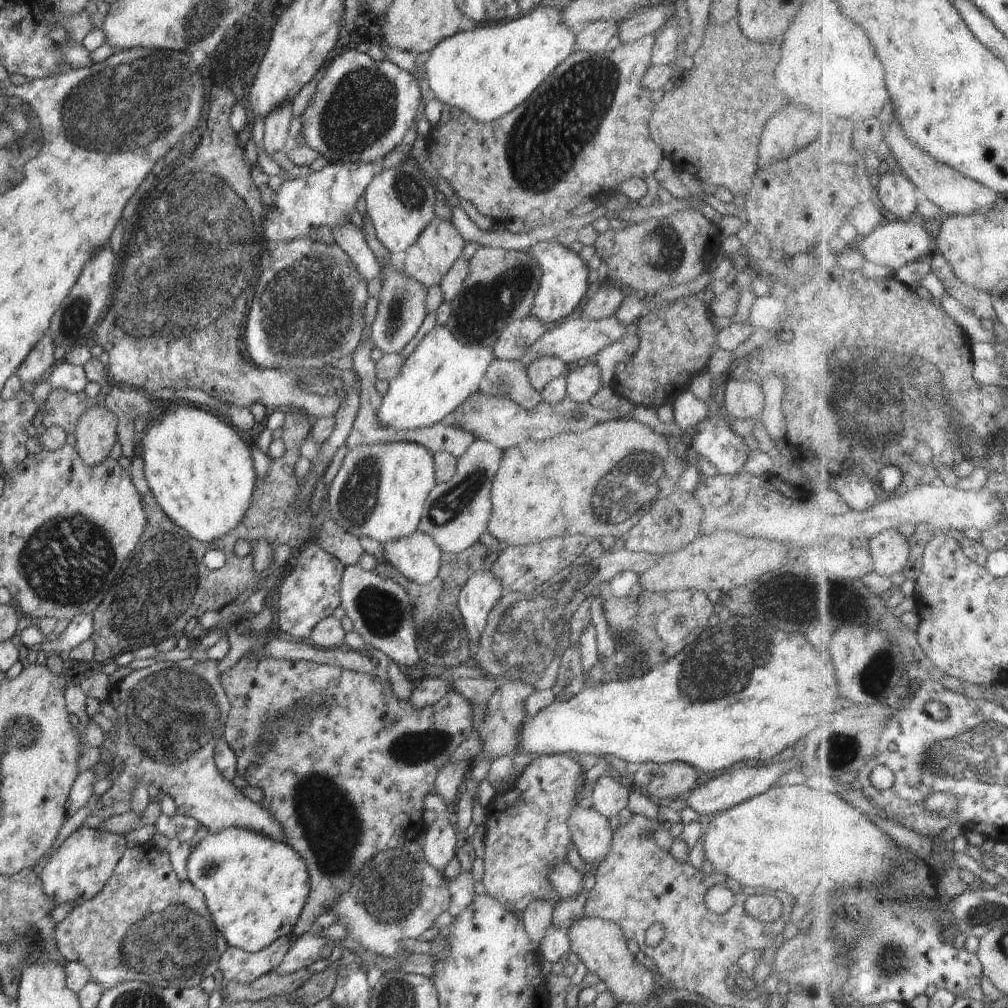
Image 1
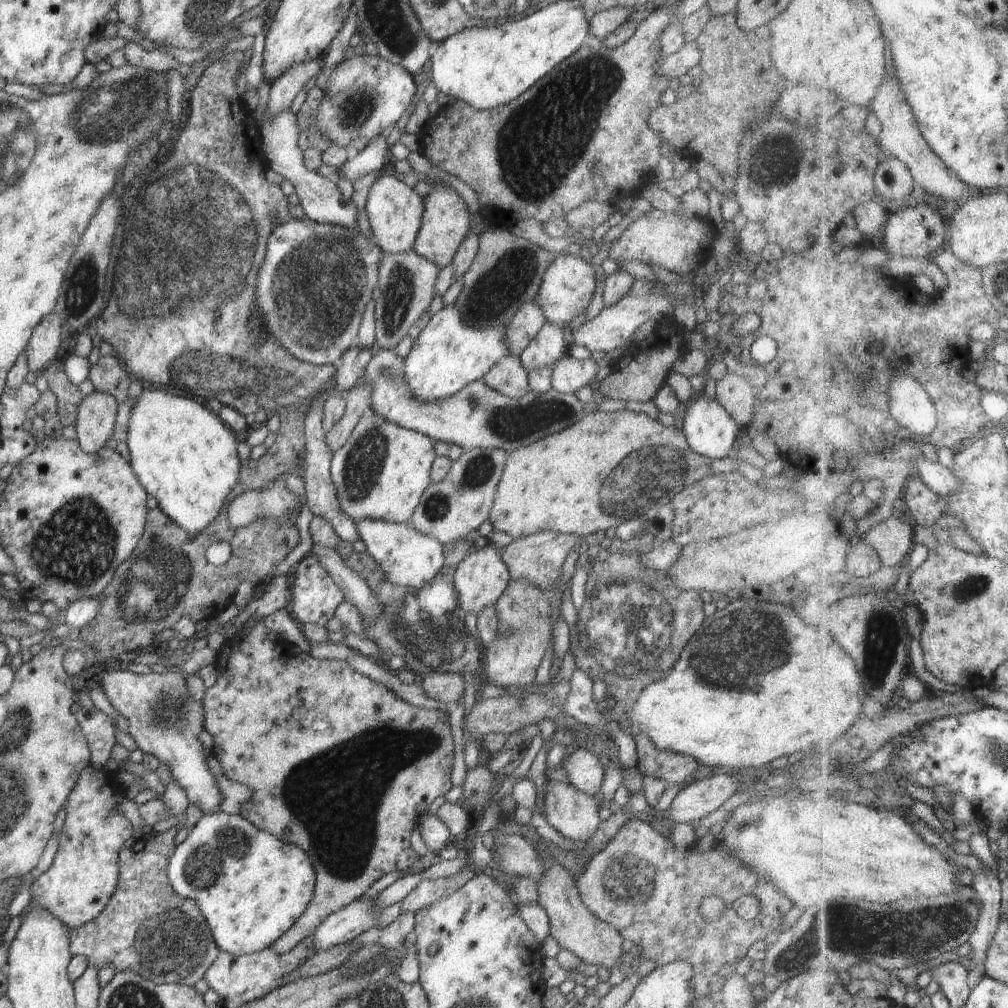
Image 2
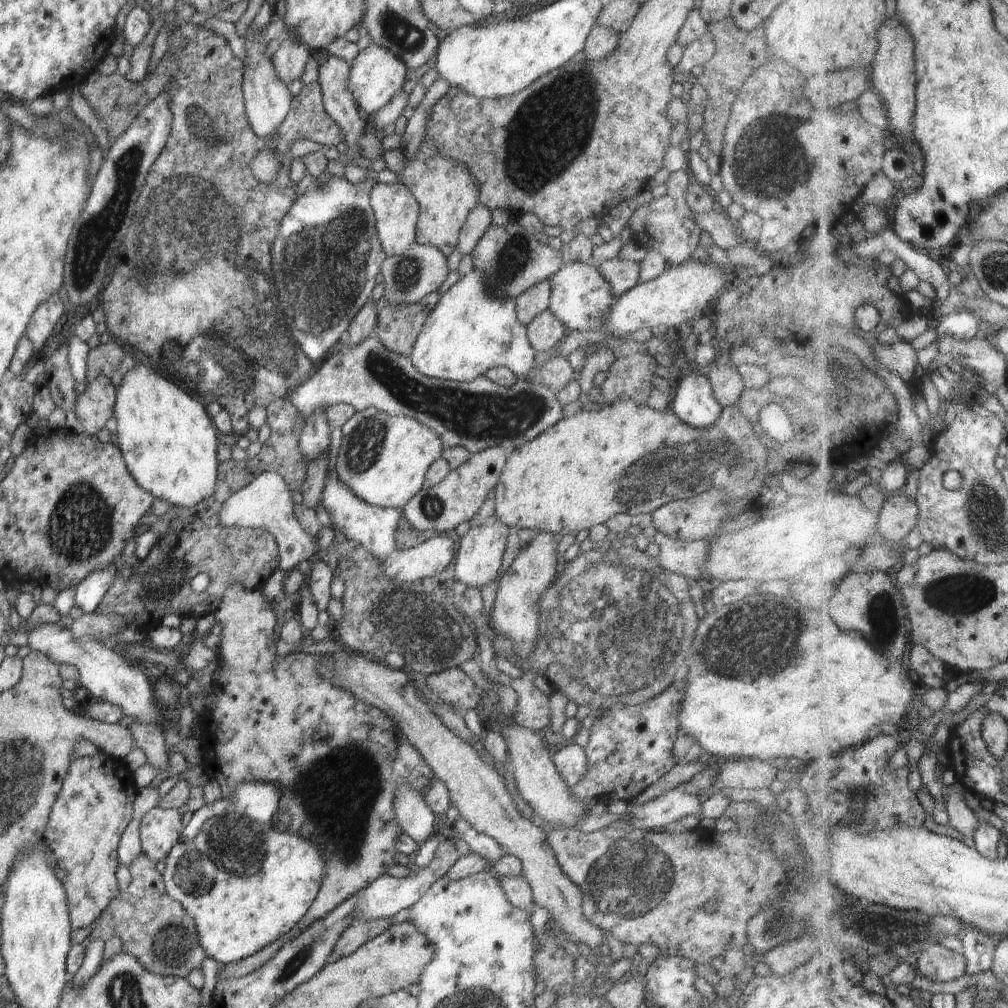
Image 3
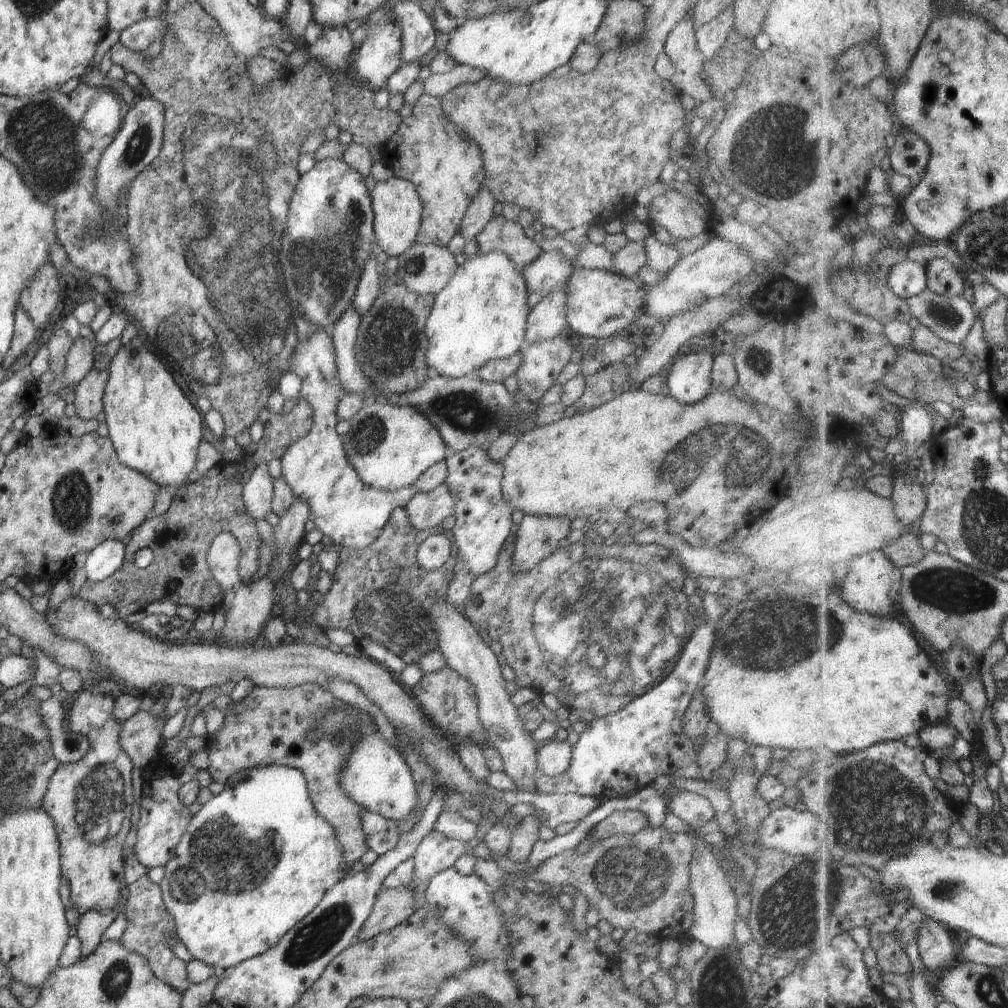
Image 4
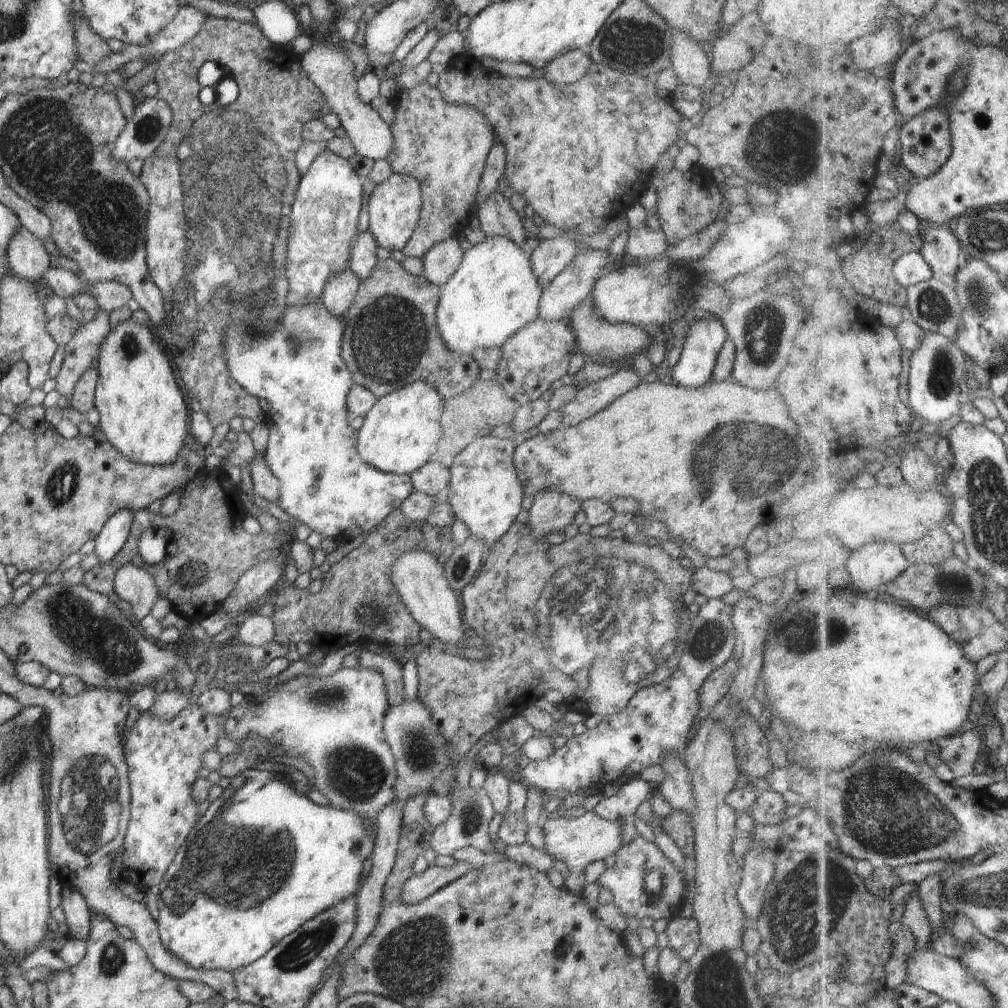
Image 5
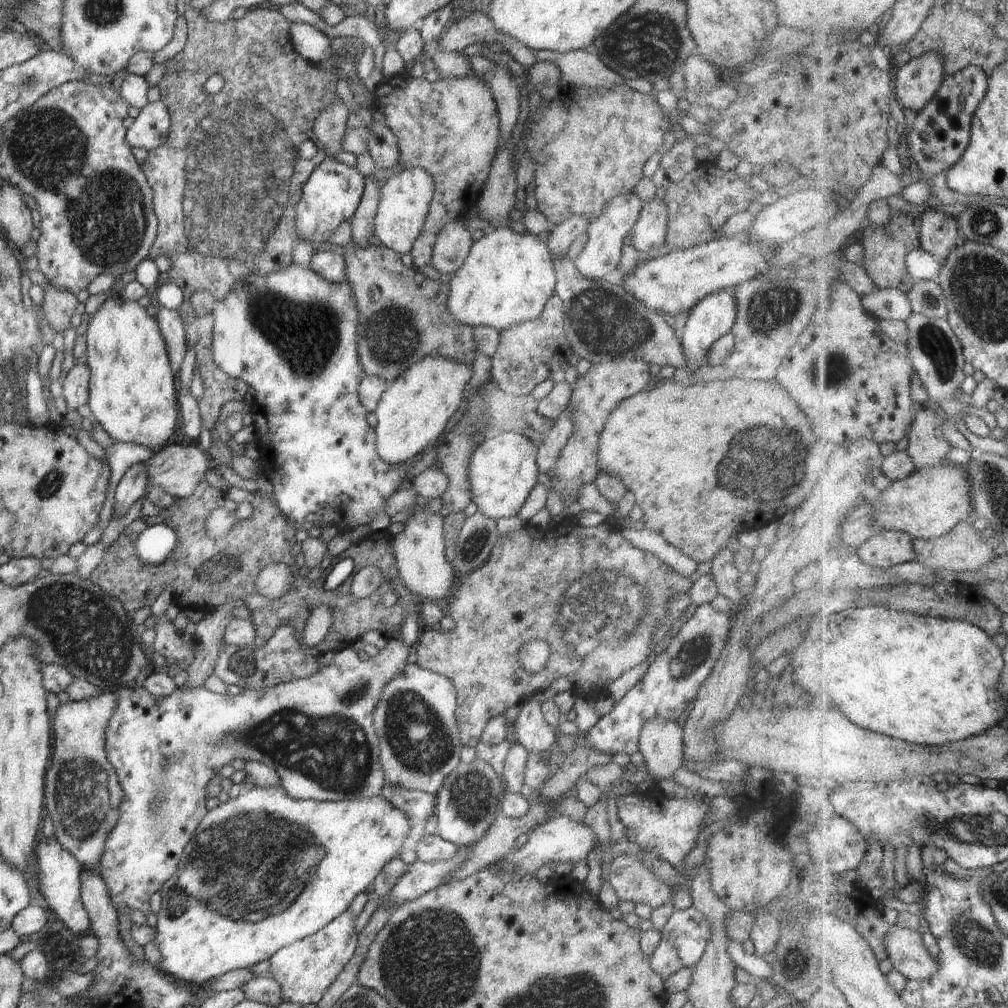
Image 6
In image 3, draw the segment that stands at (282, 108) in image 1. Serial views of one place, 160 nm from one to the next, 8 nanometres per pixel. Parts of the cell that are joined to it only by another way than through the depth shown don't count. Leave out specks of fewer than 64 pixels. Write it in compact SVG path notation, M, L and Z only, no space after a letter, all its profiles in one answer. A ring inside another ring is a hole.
M294 34L283 35L282 44L271 60L278 78L284 82L287 89L292 86L294 80L301 81L311 54L309 48L306 48Z

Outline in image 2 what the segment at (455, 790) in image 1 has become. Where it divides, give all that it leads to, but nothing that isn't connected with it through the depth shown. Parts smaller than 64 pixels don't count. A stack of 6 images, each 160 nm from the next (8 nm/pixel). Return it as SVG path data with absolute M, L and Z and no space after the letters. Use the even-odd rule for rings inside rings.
M556 674L551 689L546 694L526 694L524 698L514 698L514 696L500 696L500 698L482 698L478 697L470 713L466 716L464 722L463 738L467 740L476 740L484 738L490 733L502 733L511 735L517 730L522 730L526 726L537 725L542 720L551 720L555 723L558 714L564 710L564 704L570 694L570 682L559 678Z

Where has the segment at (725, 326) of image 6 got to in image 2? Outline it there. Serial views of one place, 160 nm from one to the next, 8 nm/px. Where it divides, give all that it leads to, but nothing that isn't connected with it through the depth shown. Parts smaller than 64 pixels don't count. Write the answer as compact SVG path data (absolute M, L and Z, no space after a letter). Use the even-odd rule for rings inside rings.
M705 394L696 400L690 400L689 405L686 405L686 412L678 424L686 438L688 447L696 454L712 460L731 456L739 425L714 398L709 398Z

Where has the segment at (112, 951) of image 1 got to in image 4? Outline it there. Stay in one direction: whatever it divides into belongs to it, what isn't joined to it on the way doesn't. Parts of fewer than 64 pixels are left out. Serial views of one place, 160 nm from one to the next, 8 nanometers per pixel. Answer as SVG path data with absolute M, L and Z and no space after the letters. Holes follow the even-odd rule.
M148 872L128 886L128 902L124 912L126 919L126 931L119 941L119 944L124 946L124 949L140 954L152 974L162 982L166 982L168 986L172 986L174 990L185 992L189 988L187 978L186 964L180 960L170 946L170 940L177 939L176 922L170 916L172 912L164 905L162 899L162 890L158 884L154 884L148 877Z

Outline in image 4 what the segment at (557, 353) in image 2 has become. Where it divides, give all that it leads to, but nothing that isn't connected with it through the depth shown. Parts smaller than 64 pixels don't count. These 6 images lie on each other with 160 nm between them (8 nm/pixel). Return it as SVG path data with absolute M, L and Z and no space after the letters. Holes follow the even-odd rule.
M564 287L550 292L540 304L529 310L527 342L542 342L567 334L565 326L566 290Z

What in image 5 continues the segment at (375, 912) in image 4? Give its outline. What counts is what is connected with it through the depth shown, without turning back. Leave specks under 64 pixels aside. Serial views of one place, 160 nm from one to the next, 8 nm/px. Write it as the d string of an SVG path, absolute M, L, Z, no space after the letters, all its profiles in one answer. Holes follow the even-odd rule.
M457 861L452 866L429 866L424 872L413 875L405 884L401 893L403 903L418 903L458 878L465 876L473 868L467 863Z

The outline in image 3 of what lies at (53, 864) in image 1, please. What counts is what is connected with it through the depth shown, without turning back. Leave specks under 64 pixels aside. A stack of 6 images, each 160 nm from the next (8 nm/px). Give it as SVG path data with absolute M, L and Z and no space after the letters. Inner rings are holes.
M103 751L87 758L78 758L72 761L62 790L56 798L56 804L52 806L43 838L50 847L58 866L67 872L62 888L66 894L70 924L74 930L88 928L98 920L106 910L108 901L120 892L116 879L116 871L119 867L117 850L120 838L128 824L132 822L134 815L133 803L138 788L133 775L126 762L114 759Z

